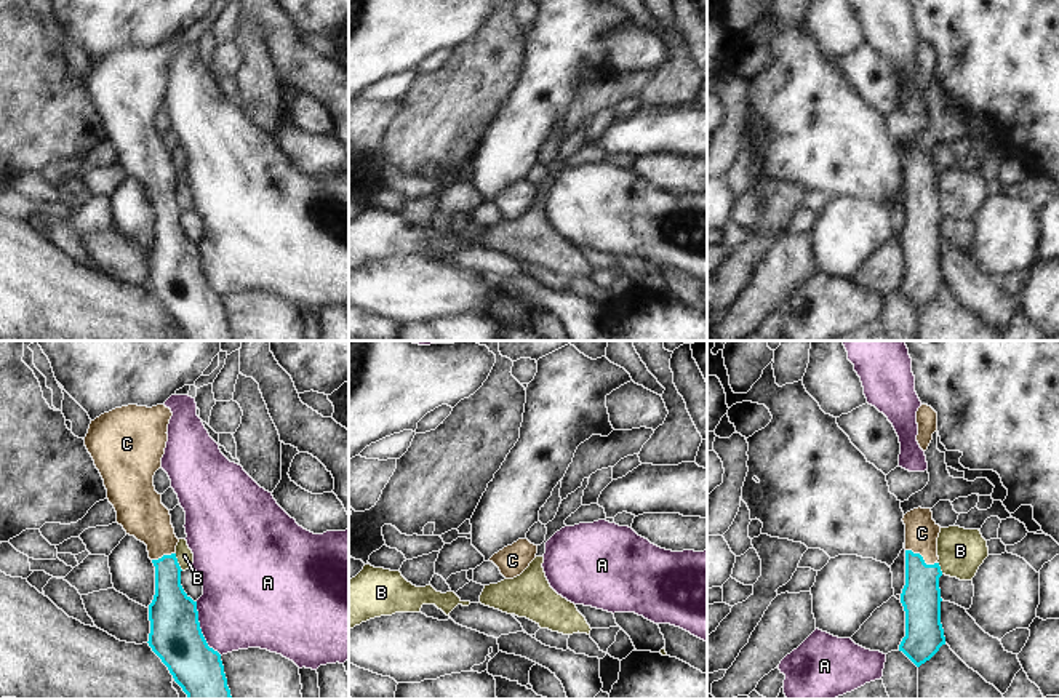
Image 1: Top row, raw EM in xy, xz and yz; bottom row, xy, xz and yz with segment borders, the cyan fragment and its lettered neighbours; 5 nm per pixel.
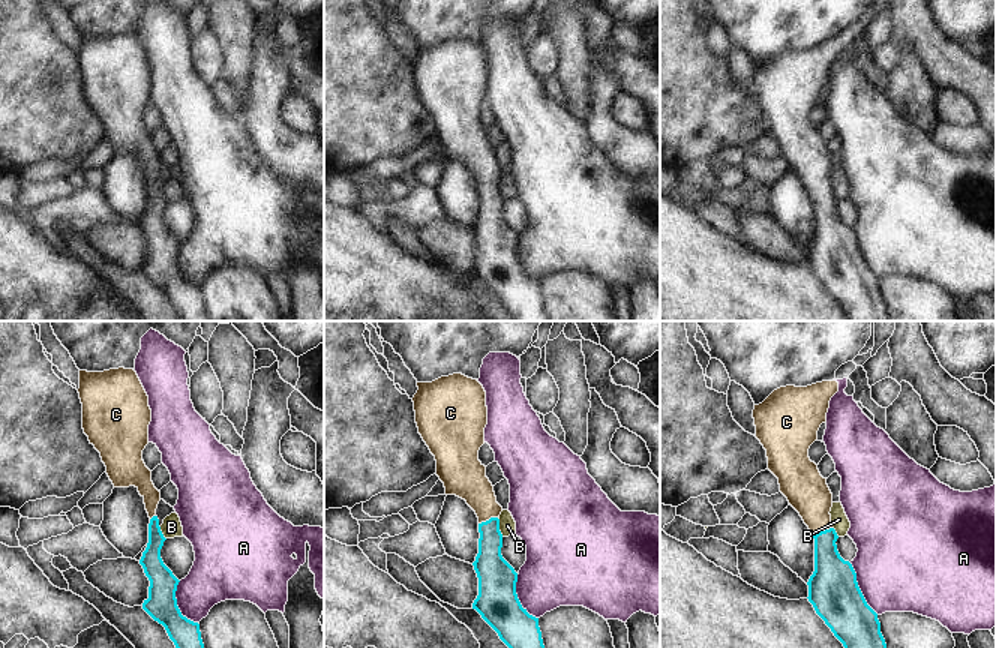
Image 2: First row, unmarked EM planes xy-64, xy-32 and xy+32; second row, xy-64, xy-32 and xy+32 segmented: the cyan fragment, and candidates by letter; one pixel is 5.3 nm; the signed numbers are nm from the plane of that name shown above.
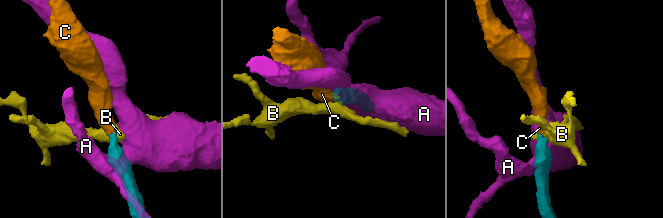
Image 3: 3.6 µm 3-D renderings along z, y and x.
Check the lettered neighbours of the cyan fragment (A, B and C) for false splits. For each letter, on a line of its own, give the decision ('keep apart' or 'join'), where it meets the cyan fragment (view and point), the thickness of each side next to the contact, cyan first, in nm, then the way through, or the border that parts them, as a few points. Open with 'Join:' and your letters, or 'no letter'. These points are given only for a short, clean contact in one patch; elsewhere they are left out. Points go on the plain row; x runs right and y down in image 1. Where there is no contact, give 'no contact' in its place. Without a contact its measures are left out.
Join: C
A: keep apart; meets cyan in xy at (200, 272); 260 nm thick on the cyan side, 420 nm on the other
B: keep apart; meets cyan in xy at (176, 203); 220 nm thick on the cyan side, 90 nm on the other; border along xy (175, 195), (183, 211)
C: join; meets cyan in yz at (922, 199); 200 nm thick on the cyan side, 170 nm on the other; runs through yz (920, 239), (922, 199), (922, 175)

